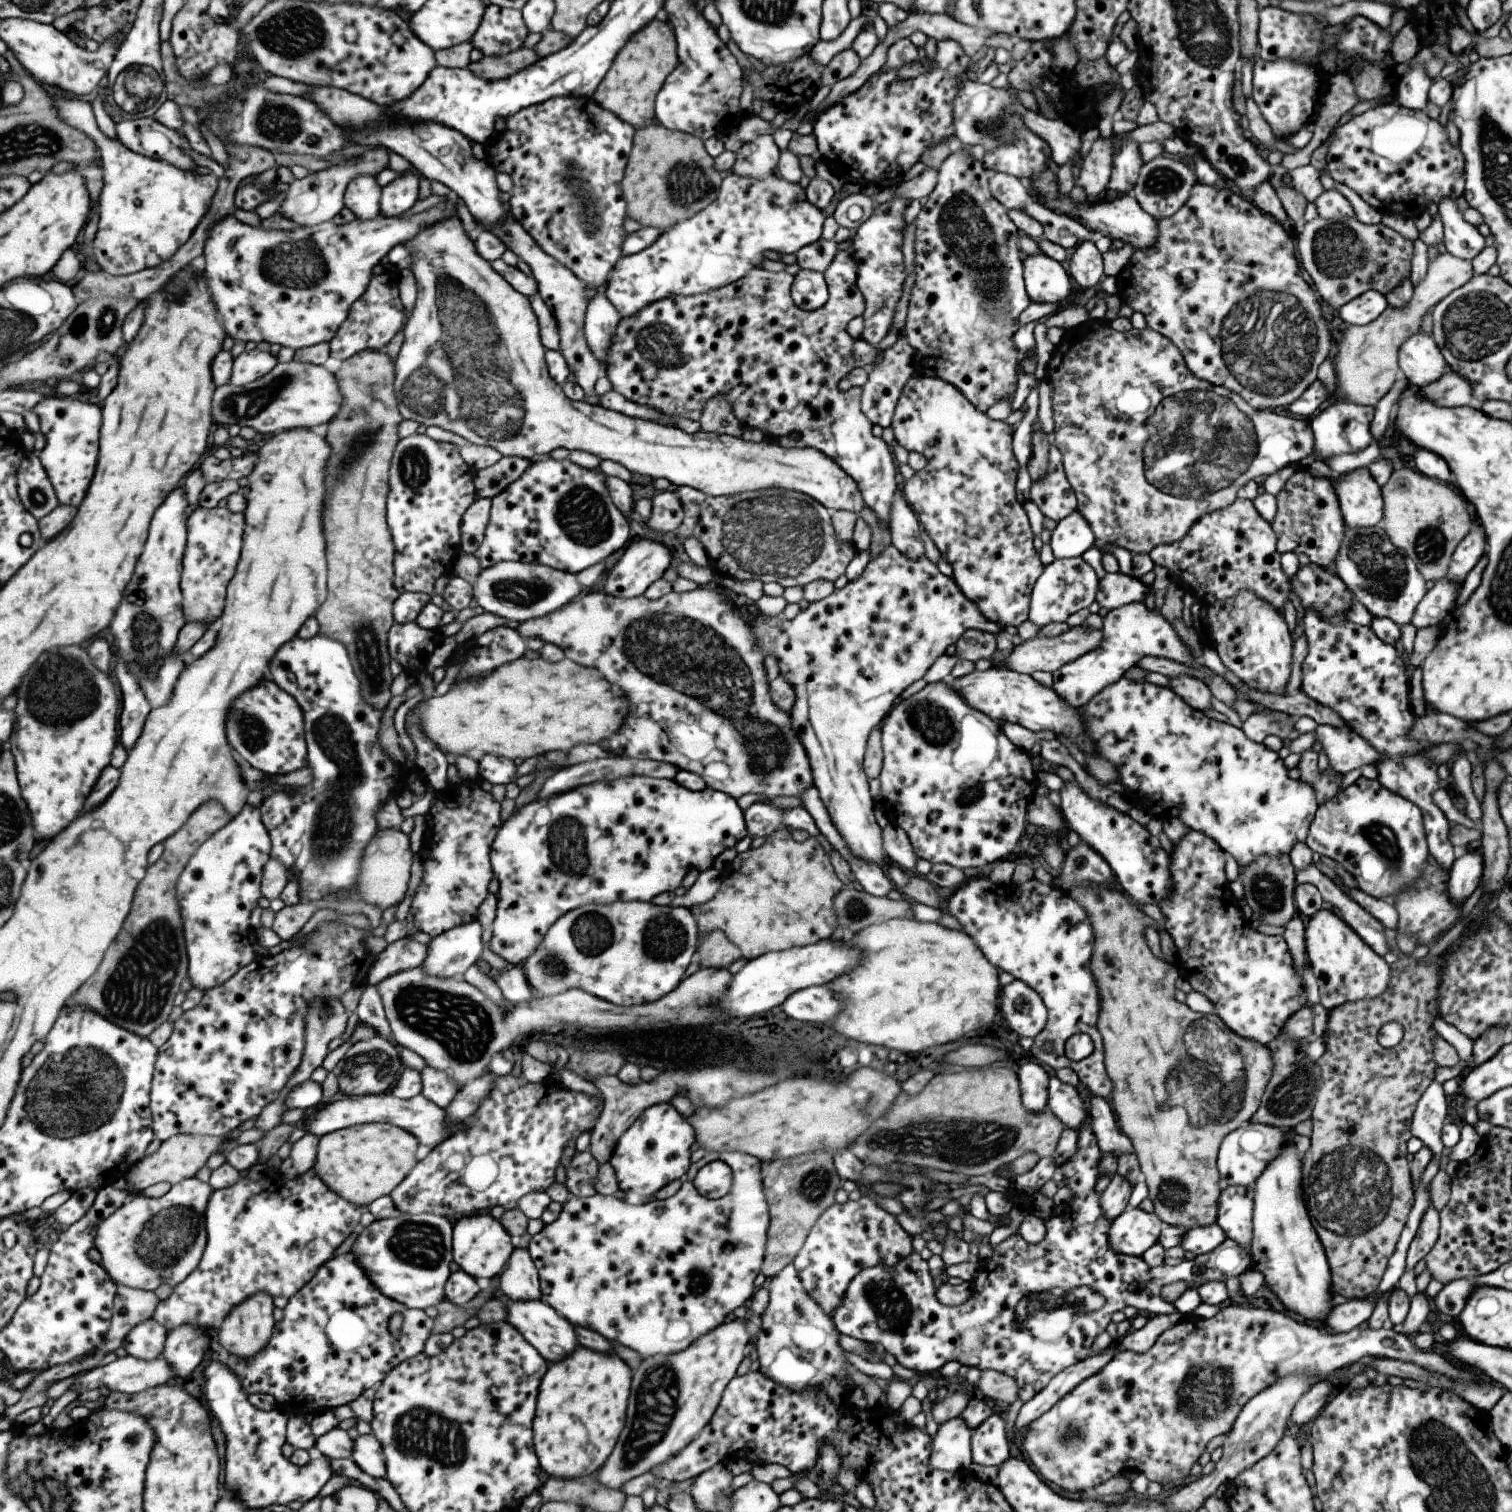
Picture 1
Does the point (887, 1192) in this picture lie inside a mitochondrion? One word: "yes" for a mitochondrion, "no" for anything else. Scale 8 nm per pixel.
no

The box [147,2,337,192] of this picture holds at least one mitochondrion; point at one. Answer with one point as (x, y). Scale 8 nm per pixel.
(296, 33)

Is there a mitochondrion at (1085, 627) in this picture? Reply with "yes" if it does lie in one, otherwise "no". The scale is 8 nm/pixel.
no

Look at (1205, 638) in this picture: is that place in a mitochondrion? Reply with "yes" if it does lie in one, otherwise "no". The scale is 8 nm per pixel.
no

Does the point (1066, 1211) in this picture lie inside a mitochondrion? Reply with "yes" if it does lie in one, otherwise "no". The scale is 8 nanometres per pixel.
no

